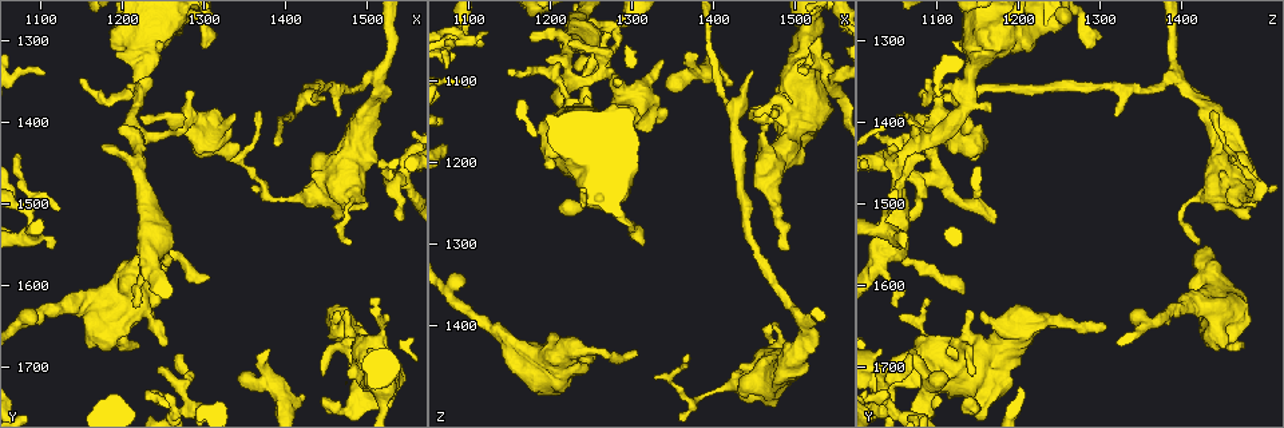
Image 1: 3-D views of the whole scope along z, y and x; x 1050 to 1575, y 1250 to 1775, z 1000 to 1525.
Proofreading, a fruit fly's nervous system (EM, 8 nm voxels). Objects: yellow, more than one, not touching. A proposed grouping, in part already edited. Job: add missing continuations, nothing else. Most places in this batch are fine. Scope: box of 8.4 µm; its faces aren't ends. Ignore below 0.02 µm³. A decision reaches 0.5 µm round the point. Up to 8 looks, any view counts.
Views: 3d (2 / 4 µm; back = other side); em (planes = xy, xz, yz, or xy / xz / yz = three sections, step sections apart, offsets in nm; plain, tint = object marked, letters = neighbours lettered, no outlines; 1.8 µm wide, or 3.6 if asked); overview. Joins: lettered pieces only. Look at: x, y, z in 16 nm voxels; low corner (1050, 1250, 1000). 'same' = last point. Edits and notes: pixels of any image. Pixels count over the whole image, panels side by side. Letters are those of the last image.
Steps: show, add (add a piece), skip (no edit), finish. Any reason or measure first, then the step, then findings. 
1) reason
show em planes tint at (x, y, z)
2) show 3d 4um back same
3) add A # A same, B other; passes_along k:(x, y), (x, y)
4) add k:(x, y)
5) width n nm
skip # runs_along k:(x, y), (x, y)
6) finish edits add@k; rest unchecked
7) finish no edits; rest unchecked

free end
show em planes tint at (1175, 1435, 1040)

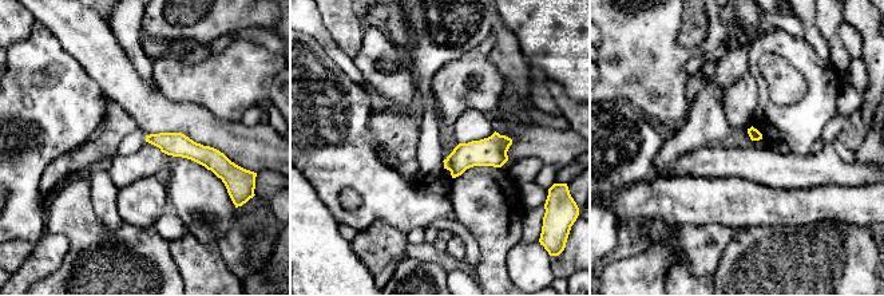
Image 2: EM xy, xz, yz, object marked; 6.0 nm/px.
what lies round it
show em planes letters same

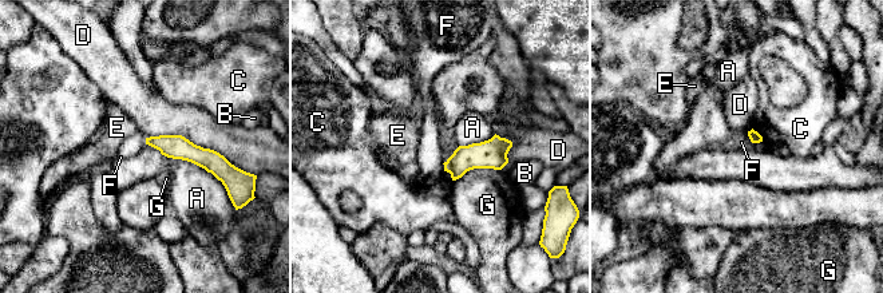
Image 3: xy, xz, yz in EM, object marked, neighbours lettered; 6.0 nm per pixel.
longest_contact D 550 nm
skip # A other, B other, C other, D other, E other, F other, G other; no lettered piece goes on from it

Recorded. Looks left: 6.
an open end
show 3d 4um at (1275, 1685, 1065)

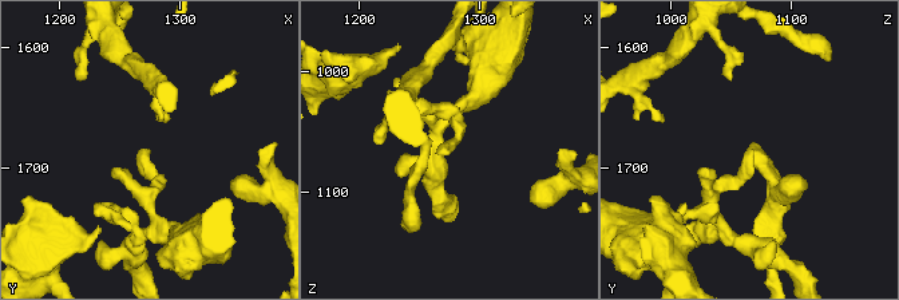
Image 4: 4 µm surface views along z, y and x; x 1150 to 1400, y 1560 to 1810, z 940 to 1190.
show em yz step 4 letters at (1270, 1686, 1068)

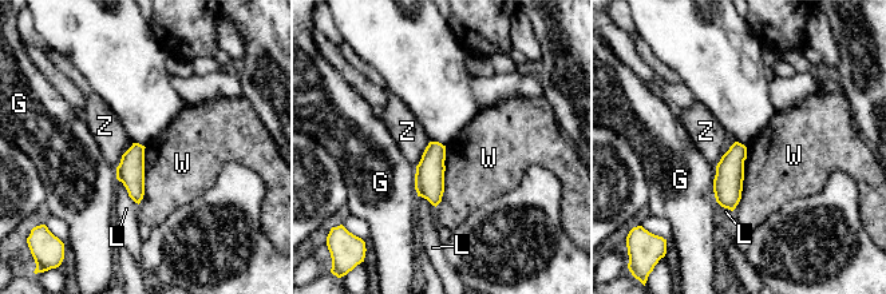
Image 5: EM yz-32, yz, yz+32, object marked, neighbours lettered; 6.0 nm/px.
width 160 nm
skip # G other, L other, W other, Z other; border 5:(446, 146), (445, 191), (435, 206); no lettered piece goes on from it

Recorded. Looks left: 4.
branch stops here
show 3d 2um back at (1385, 1685, 1070)

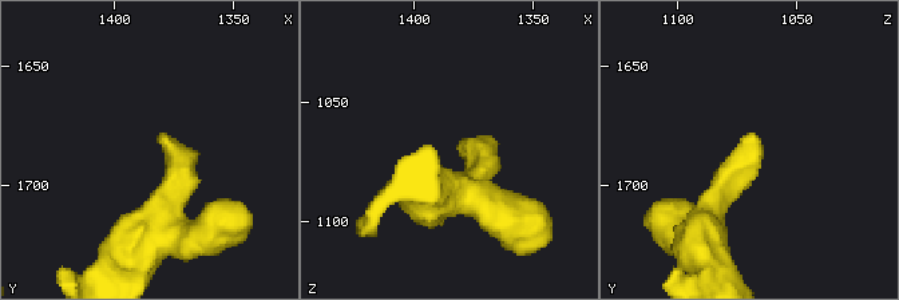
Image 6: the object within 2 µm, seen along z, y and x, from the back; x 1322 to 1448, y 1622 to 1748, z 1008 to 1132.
show em xz step 8 plain at (1381, 1680, 1070)

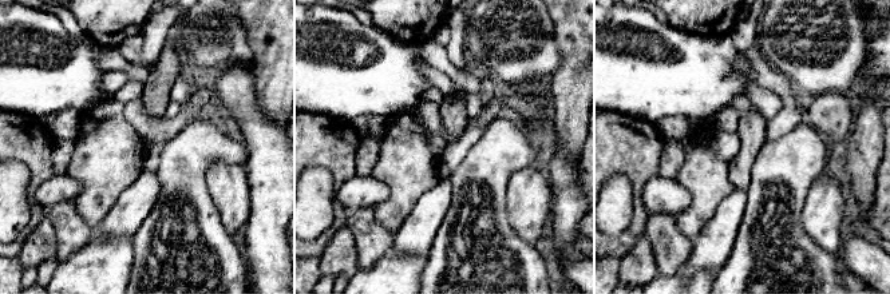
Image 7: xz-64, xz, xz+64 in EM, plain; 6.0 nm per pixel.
show em xz step 8 letters same

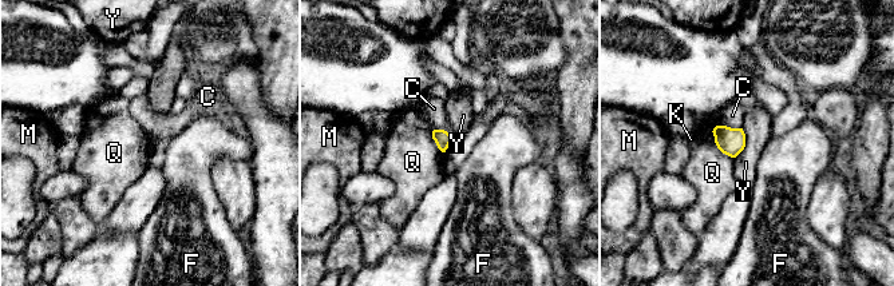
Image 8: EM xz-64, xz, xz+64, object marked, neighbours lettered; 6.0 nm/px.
skip # C other, F other, K other, M other, Q other, Y other; border 8:(743, 128), (744, 149), (735, 158); no lettered piece goes on from it

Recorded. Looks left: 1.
an open end
show em planes letters at (1095, 1640, 1335)

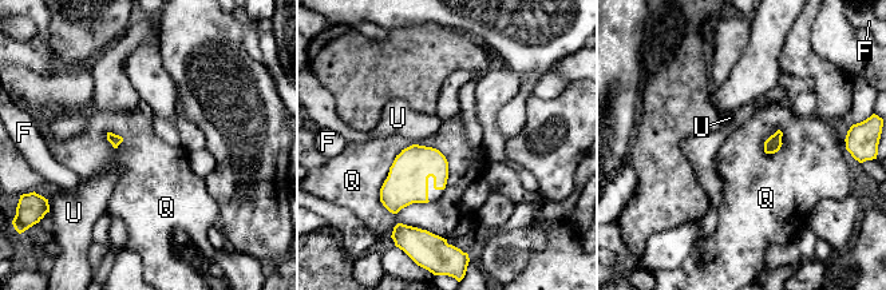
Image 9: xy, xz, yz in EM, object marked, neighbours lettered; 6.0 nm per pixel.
skip # F other, Q other, U other; none of them fits

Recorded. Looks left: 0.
finish no edits; rest unchecked

